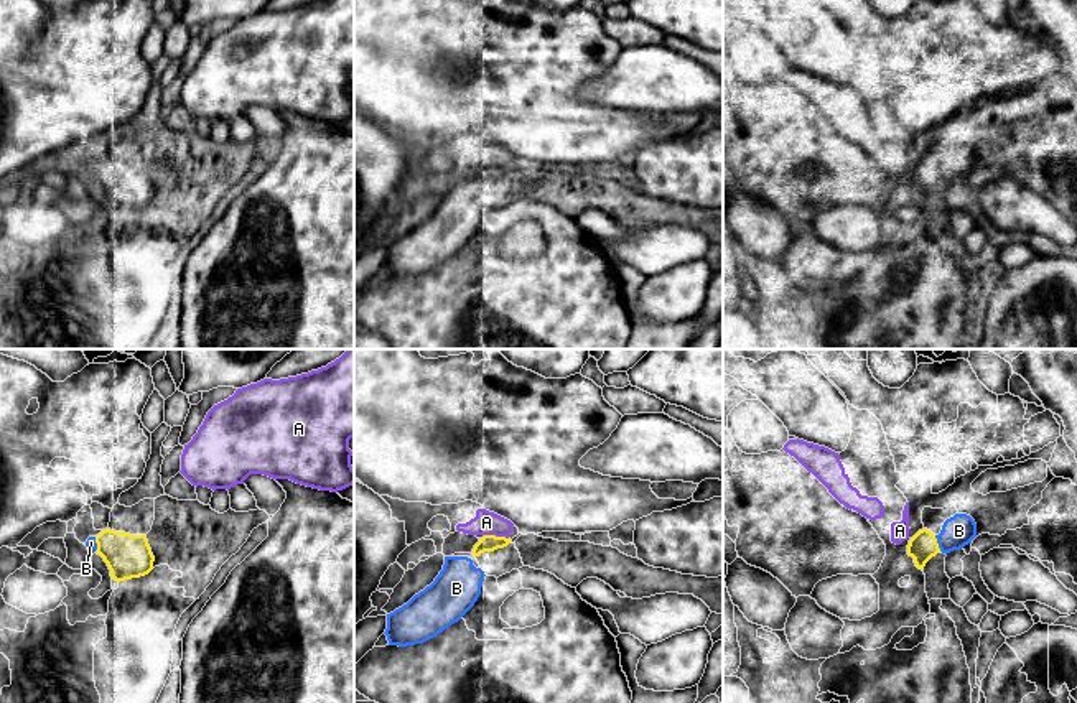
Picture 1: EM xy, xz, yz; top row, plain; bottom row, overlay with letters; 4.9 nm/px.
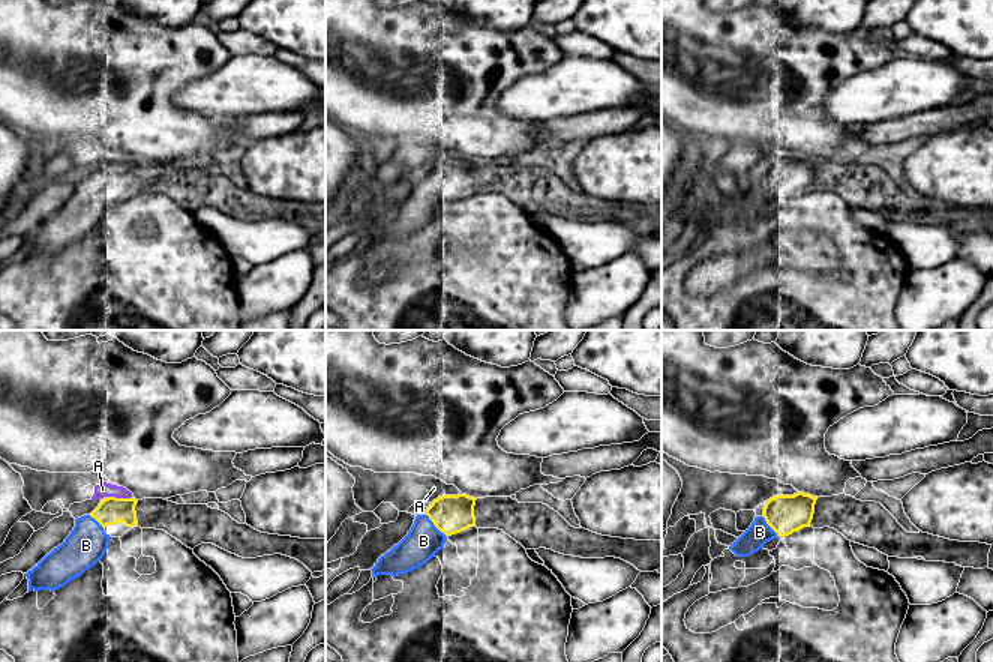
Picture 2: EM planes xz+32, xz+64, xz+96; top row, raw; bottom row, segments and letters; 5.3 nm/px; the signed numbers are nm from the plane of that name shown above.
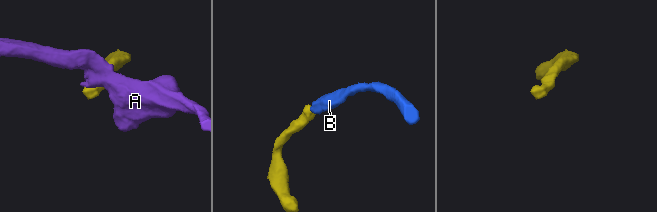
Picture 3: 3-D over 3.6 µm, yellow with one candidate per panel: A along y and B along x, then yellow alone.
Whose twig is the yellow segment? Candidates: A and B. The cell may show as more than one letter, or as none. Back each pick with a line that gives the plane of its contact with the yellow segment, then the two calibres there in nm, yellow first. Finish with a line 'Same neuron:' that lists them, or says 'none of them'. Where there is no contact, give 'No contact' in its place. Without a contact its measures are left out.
B: Touches yellow in yz. Thickness 140 nm (yellow) against 160 nm
Same neuron: B

